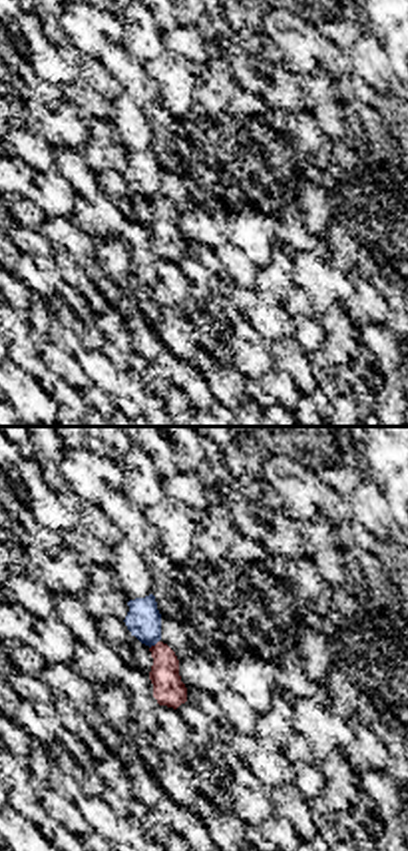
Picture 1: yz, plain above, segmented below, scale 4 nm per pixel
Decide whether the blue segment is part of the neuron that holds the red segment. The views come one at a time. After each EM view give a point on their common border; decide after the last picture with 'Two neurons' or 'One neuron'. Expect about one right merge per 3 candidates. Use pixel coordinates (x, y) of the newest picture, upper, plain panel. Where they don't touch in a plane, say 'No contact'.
Touches red at (156, 198)

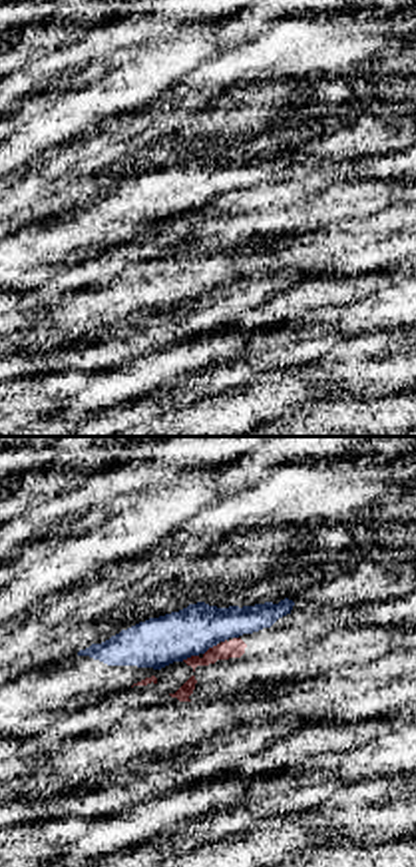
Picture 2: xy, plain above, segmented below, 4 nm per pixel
Touches red at (192, 210)

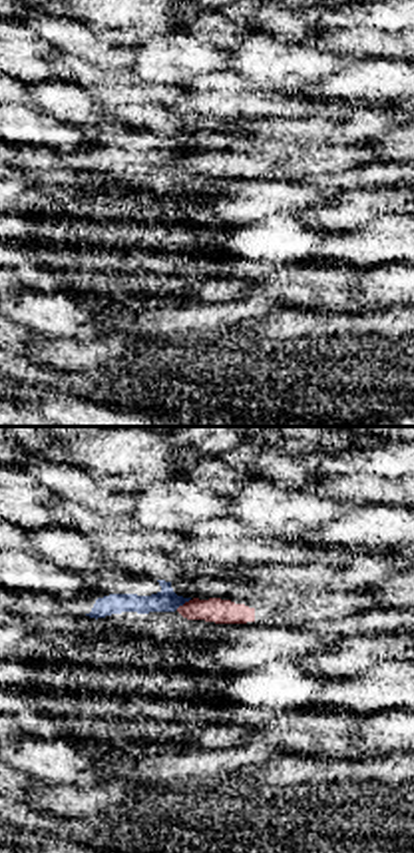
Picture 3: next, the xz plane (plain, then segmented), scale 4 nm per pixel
Touches red at (184, 158)

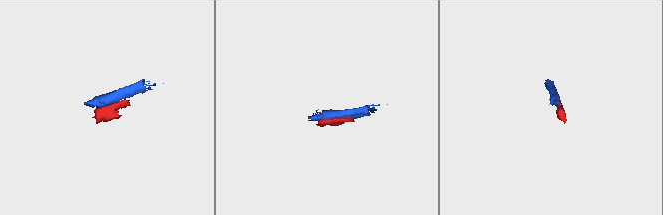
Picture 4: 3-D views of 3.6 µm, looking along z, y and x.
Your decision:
Two neurons

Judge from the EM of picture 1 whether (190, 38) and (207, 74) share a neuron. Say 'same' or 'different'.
same

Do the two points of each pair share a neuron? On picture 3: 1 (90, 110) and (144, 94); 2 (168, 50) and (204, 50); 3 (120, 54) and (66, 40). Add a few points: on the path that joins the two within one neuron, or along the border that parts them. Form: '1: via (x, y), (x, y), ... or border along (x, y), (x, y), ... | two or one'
1: border along (56, 78), (92, 92) | two
2: via (176, 50), (196, 50) | one
3: via (106, 54), (80, 40) | one

